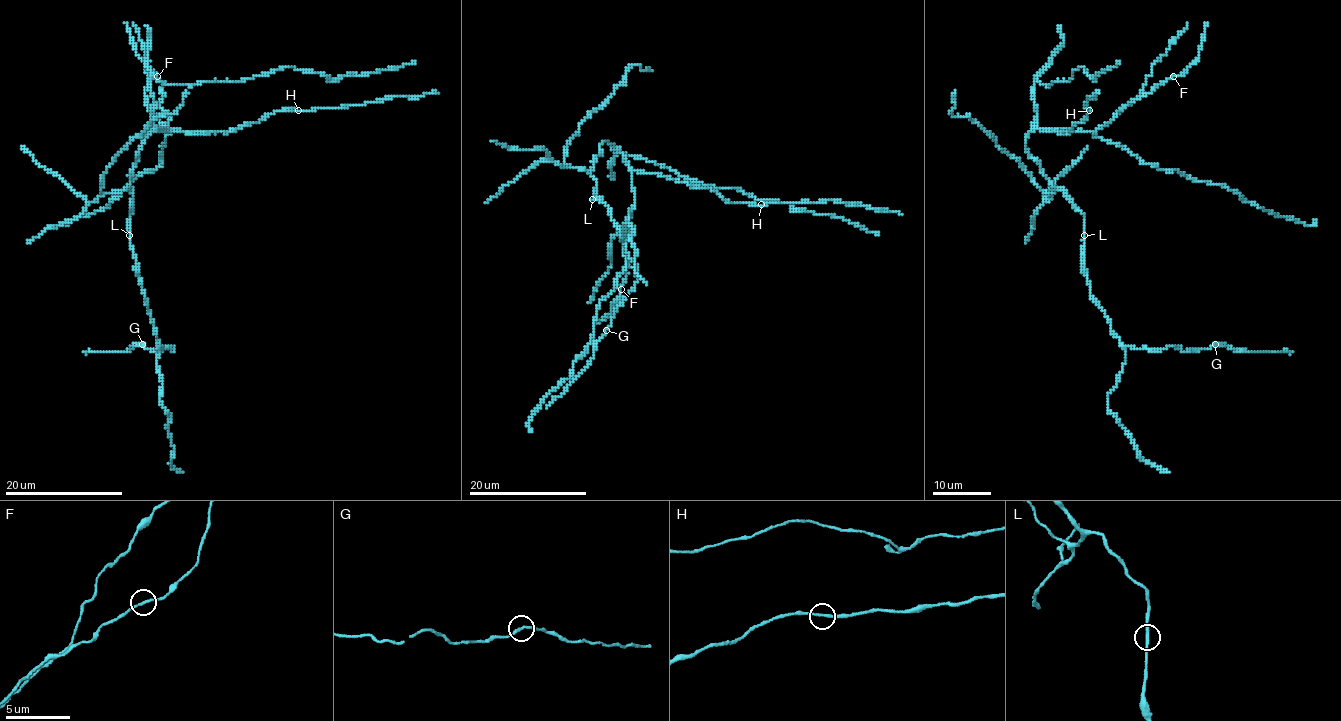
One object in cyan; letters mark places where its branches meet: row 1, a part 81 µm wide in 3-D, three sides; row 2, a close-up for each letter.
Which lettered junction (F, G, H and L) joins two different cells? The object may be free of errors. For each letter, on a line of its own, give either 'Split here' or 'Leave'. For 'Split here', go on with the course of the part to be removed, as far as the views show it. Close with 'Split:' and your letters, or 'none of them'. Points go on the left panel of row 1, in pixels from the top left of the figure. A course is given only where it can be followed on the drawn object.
F: Leave
G: Leave
H: Leave
L: Leave
Split: none of them

